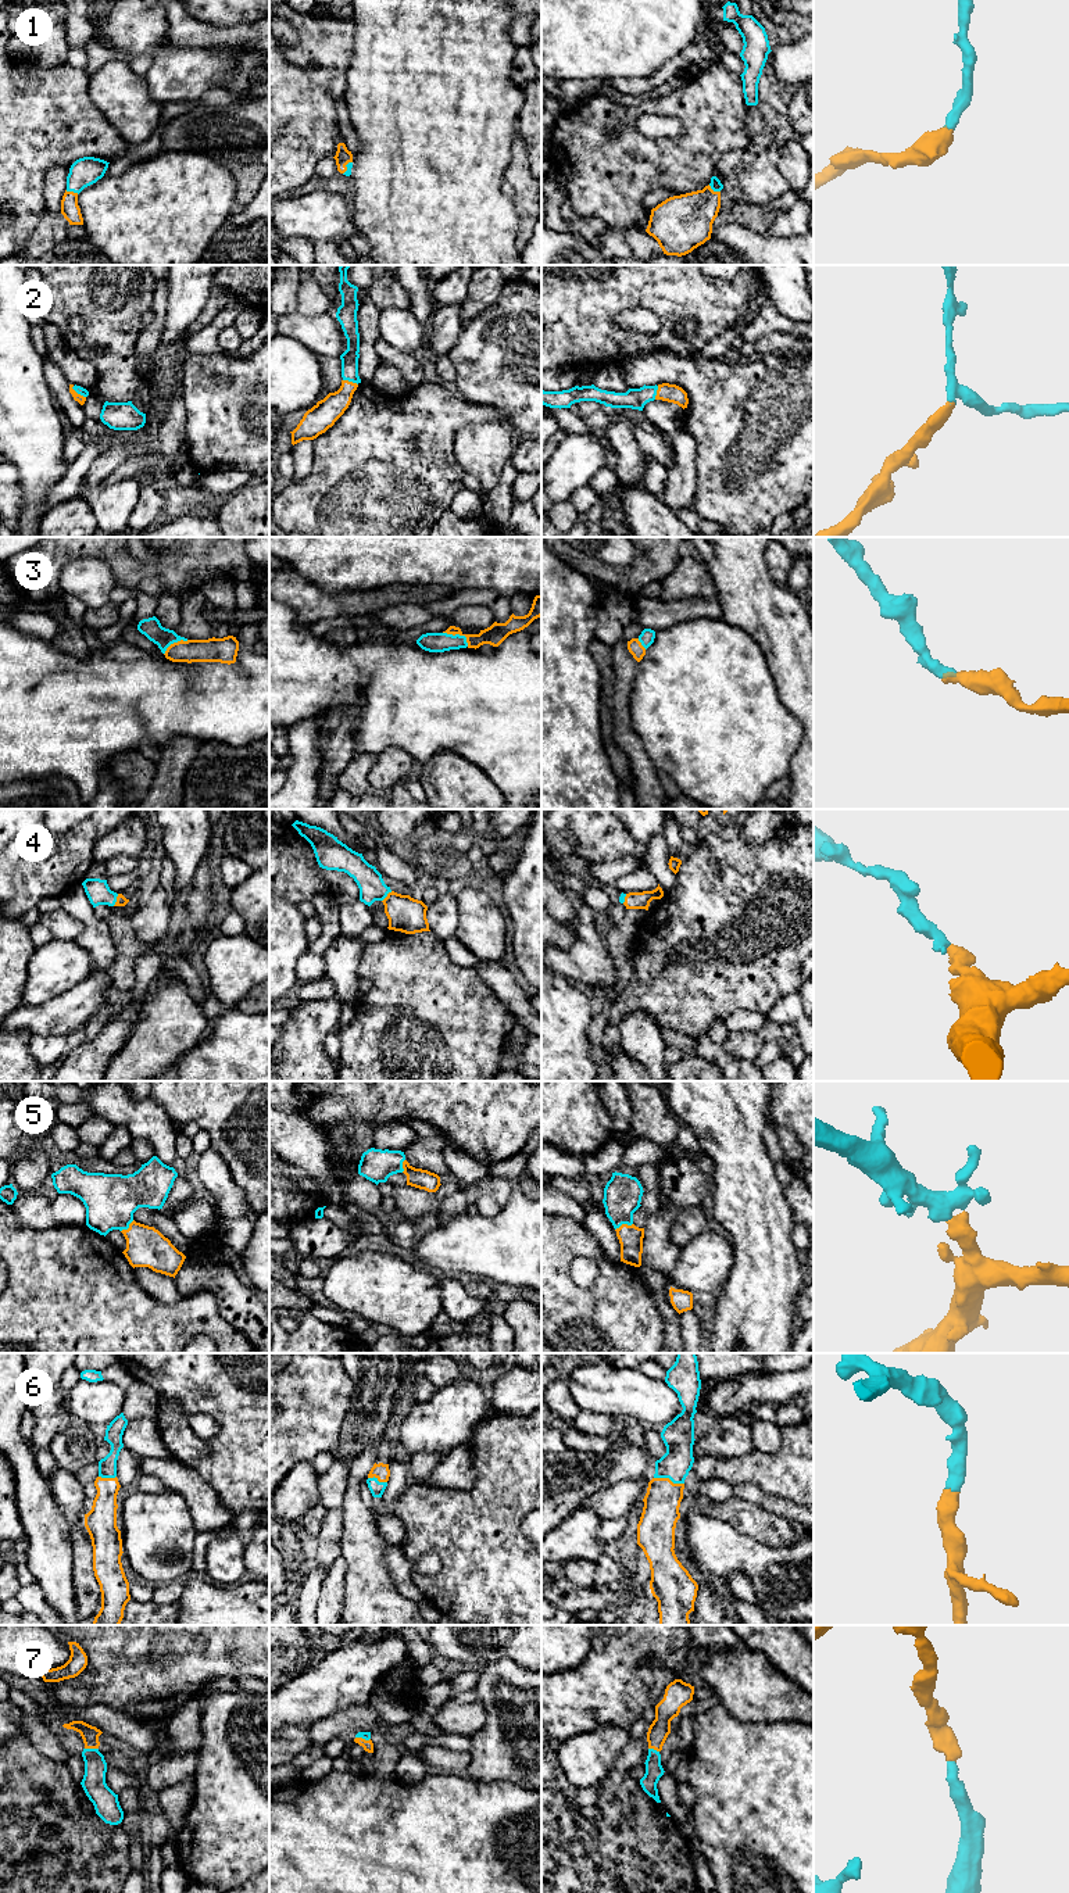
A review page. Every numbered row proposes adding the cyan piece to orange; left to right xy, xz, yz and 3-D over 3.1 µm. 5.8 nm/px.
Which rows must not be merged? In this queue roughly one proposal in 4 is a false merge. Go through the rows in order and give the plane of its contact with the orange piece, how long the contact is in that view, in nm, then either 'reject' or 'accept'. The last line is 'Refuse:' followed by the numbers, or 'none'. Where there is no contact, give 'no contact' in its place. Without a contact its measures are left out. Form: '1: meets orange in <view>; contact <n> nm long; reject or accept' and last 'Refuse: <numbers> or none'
1: meets orange in yz; contact 80 nm long; accept
2: meets orange in xz; contact 90 nm long; accept
3: meets orange in xz; contact 170 nm long; accept
4: meets orange in xy; contact 80 nm long; accept
5: meets orange in yz; contact 110 nm long; accept
6: meets orange in yz; contact 180 nm long; accept
7: meets orange in xy; contact 80 nm long; accept
Refuse: none

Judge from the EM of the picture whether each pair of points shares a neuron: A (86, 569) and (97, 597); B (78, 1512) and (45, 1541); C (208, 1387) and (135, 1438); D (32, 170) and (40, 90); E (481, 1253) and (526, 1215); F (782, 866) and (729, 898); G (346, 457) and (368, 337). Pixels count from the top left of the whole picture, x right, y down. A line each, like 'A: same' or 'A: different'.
A: same
B: different
C: different
D: same
E: same
F: same
G: different

